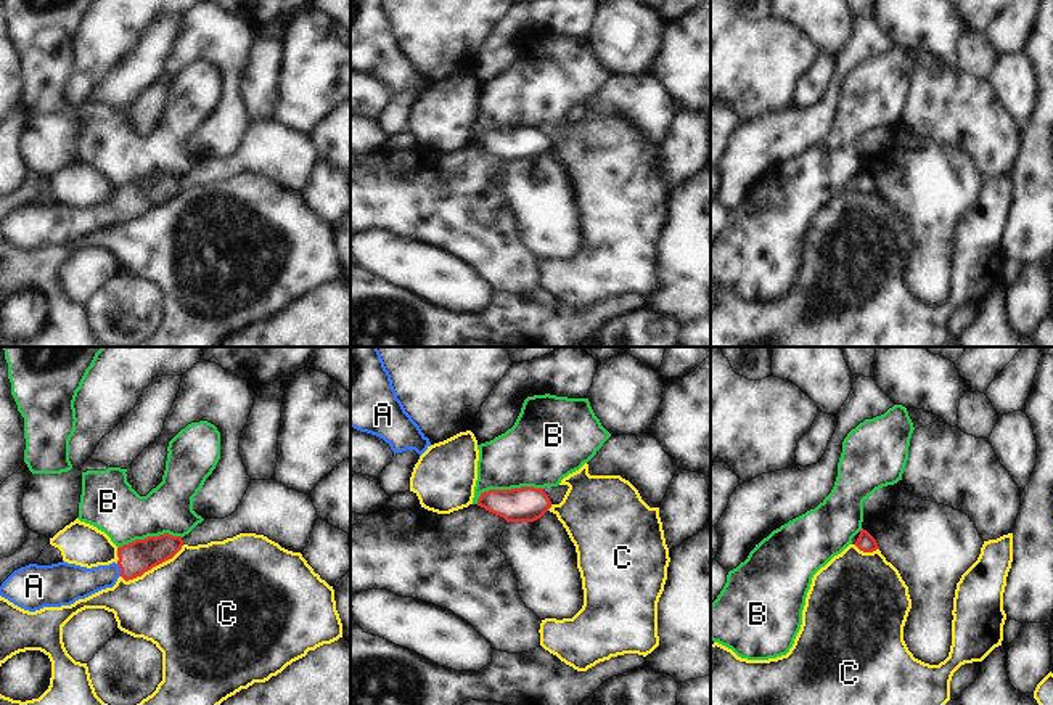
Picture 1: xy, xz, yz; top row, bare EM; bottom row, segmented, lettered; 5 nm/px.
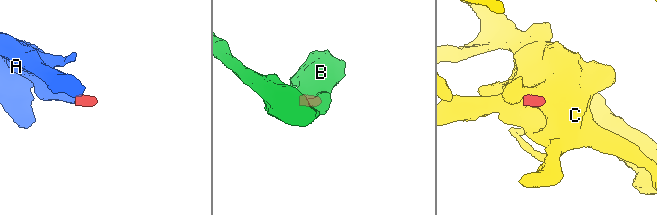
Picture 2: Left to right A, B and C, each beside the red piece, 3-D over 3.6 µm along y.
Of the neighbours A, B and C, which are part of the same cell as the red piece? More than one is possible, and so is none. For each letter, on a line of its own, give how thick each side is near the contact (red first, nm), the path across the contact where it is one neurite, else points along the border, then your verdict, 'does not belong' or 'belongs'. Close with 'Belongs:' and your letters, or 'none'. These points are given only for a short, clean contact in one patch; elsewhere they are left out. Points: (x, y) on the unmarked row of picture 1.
A: calibres 160 and 180 nm; way xy (139, 196), (121, 211), (87, 222), (73, 222); belongs
B: calibres 180 and 360 nm; border xz (542, 127), (489, 129), (476, 143); does not belong
C: calibres 160 and 480 nm; border xy (184, 185), (171, 198), (140, 215), (127, 220), (121, 217); does not belong
Belongs: A

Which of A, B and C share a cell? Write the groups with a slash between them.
A / B / C

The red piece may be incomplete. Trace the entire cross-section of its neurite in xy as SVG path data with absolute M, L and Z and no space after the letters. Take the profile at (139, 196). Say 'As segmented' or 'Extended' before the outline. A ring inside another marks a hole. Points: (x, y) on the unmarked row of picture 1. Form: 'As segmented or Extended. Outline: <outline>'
Extended. Outline: M164 173L117 188L119 201L109 206L87 209L64 201L51 206L29 204L14 210L2 223L0 236L29 252L71 246L101 230L113 228L119 217L125 222L141 217L172 199L182 186L182 177Z

